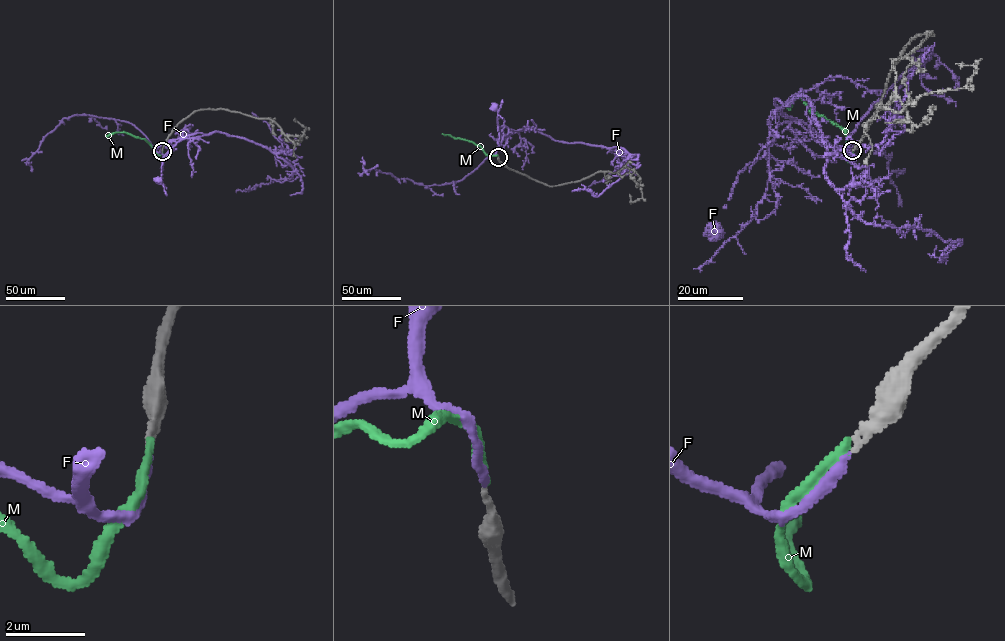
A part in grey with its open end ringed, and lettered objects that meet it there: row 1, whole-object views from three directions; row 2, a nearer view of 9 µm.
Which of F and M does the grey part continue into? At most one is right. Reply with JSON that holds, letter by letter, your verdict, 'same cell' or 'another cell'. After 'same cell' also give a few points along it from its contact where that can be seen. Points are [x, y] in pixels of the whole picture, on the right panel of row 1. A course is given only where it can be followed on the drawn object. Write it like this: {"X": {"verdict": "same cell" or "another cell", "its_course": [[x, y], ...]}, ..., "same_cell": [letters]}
{"F": {"verdict": "another cell"}, "M": {"verdict": "same cell", "its_course": [[853, 150], [847, 157], [849, 162], [845, 132], [818, 113], [812, 112], [800, 97], [790, 102], [788, 107]]}, "same_cell": ["M"]}

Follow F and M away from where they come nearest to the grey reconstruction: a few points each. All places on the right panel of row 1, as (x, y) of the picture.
F: (853, 151), (840, 154), (807, 125), (784, 121), (766, 152), (771, 178), (755, 216), (726, 241), (714, 230)
M: (853, 150), (847, 157), (849, 162), (845, 132), (818, 113), (812, 112), (800, 97), (790, 102), (788, 107)

